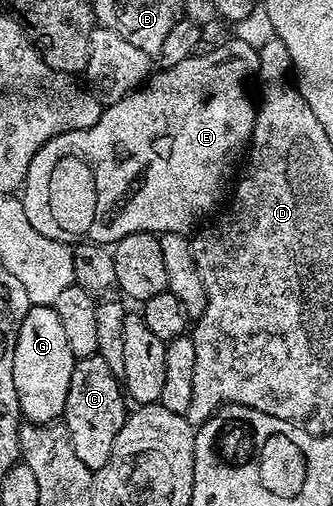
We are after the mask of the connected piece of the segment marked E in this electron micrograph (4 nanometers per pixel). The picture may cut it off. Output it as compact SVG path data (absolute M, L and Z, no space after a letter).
M232 36L229 37L229 42L224 42L221 46L220 43L213 45L210 52L195 53L191 58L182 60L182 64L174 64L159 72L153 73L141 89L131 90L117 102L107 103L101 109L98 124L85 130L71 130L50 139L36 153L34 160L30 160L28 175L22 187L22 201L26 220L30 220L30 224L34 224L34 228L38 228L38 232L42 232L42 236L61 240L76 238L75 240L115 244L131 234L154 234L157 236L184 234L188 232L188 229L191 231L197 225L195 222L199 218L207 219L217 209L216 201L219 200L220 193L224 190L224 177L228 174L228 166L234 165L236 161L238 161L237 163L241 161L242 155L247 151L252 141L252 129L256 123L256 102L253 95L252 98L248 95L248 81L251 78L255 79L260 73L260 51Z

